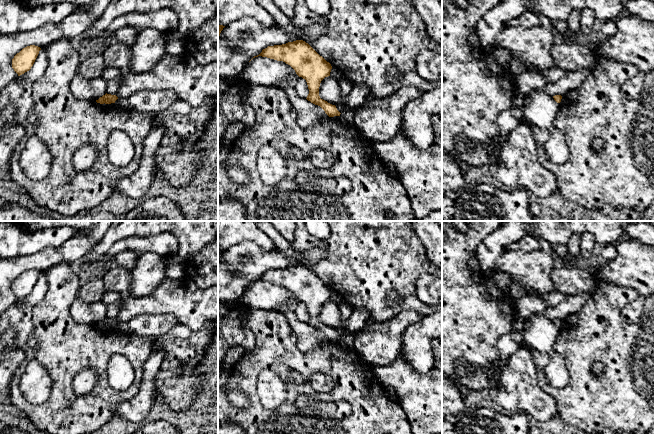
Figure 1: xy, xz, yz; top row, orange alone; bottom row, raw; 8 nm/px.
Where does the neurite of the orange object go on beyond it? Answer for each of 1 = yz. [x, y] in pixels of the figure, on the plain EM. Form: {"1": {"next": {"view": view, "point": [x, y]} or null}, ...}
{"1": {"next": null}}

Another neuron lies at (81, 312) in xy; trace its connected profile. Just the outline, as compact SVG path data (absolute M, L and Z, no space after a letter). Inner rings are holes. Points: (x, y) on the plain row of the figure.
M76 298L71 305L70 314L78 324L96 325L107 316L107 305L103 302L87 303Z

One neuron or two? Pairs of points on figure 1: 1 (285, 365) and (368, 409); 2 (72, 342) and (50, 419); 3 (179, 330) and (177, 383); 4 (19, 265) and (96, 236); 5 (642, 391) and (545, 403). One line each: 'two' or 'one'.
1: one
2: one
3: one
4: one
5: two

